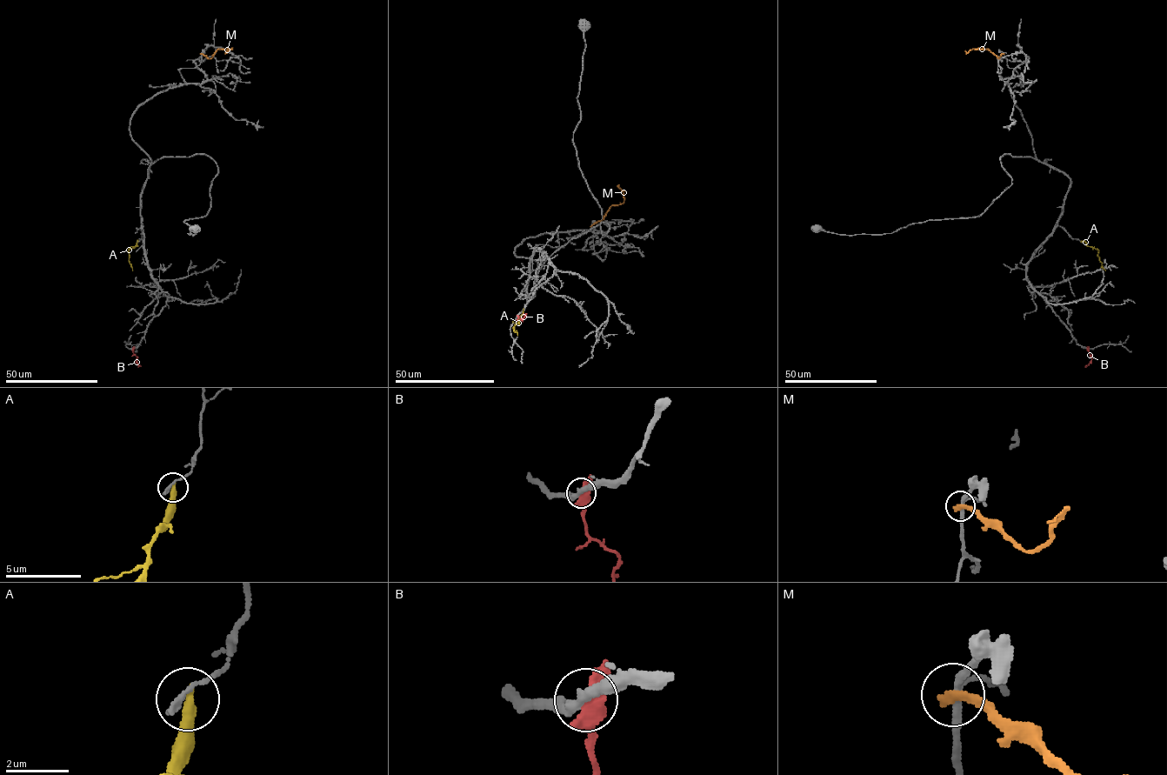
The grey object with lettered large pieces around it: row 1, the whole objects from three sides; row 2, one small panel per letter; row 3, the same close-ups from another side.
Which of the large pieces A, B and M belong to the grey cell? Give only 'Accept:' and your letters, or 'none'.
Accept: none

